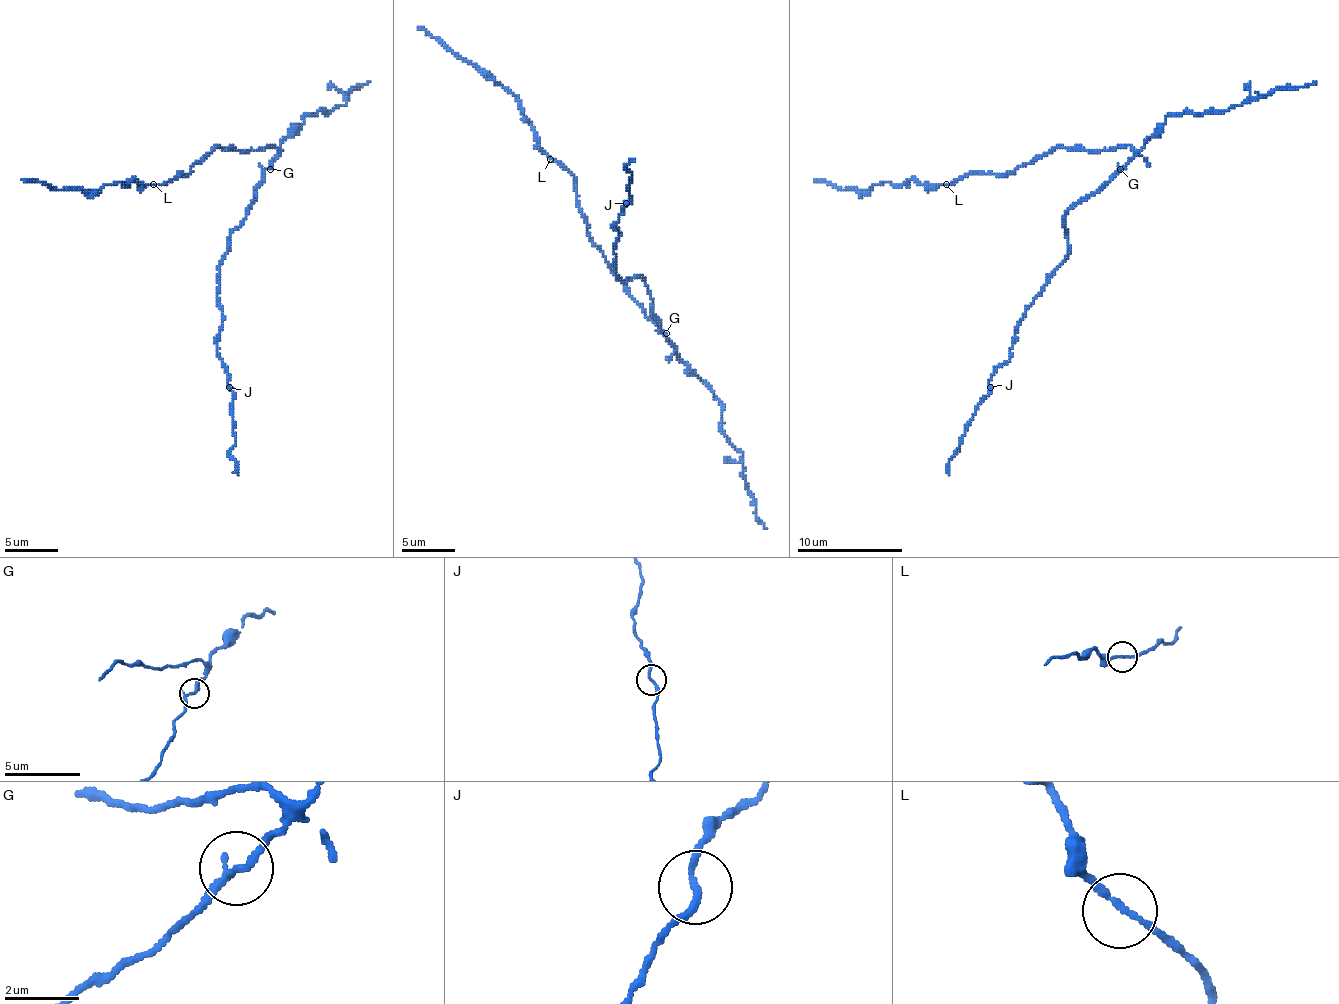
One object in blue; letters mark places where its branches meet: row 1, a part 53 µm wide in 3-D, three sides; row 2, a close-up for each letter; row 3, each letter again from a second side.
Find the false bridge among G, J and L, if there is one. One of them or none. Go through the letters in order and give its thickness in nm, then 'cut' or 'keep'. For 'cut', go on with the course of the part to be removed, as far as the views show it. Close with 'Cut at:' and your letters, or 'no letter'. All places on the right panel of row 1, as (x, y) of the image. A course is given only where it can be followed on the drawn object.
G: 180 nm | keep
J: 180 nm | keep
L: 170 nm | keep
Cut at: no letter

